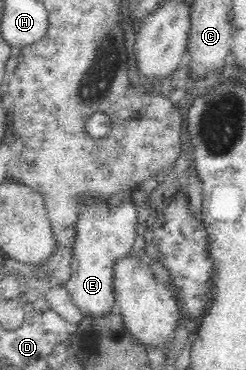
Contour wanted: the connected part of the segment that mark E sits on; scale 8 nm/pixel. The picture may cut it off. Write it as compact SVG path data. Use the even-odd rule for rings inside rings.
M87 200L85 205L87 209L76 223L78 235L72 249L72 272L65 286L71 300L85 317L102 319L117 309L113 282L114 265L120 259L136 253L133 247L140 232L137 228L138 212L133 202L124 202L112 209L107 202L102 206L92 206Z

